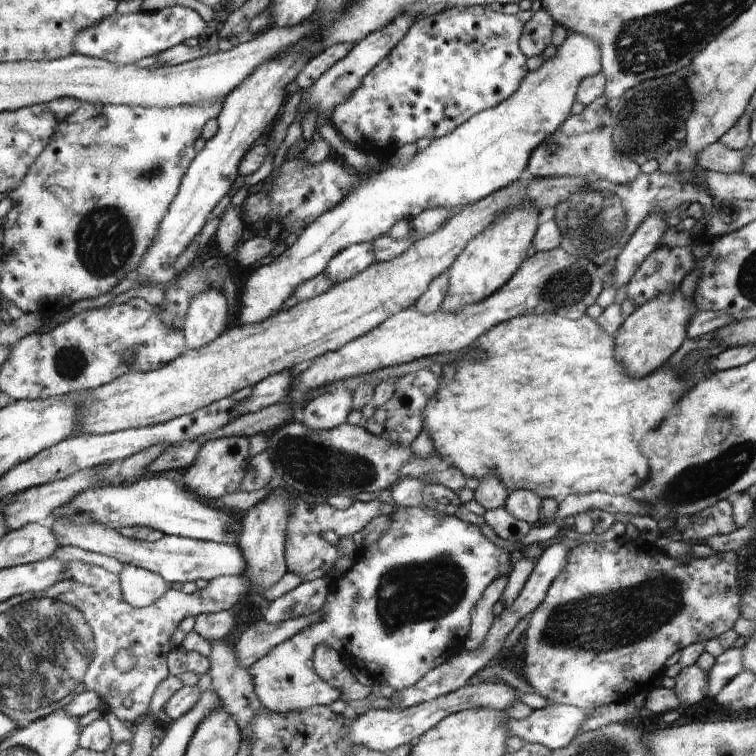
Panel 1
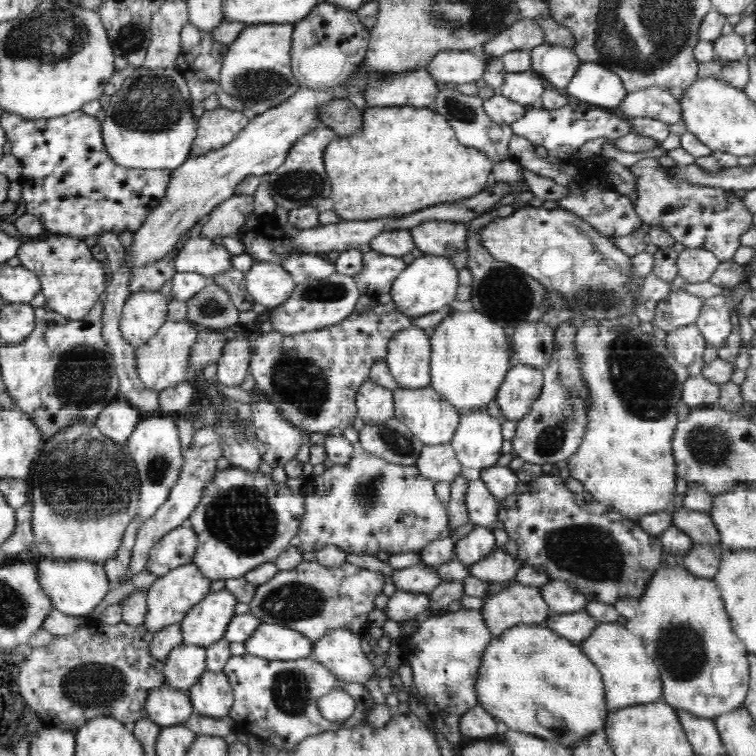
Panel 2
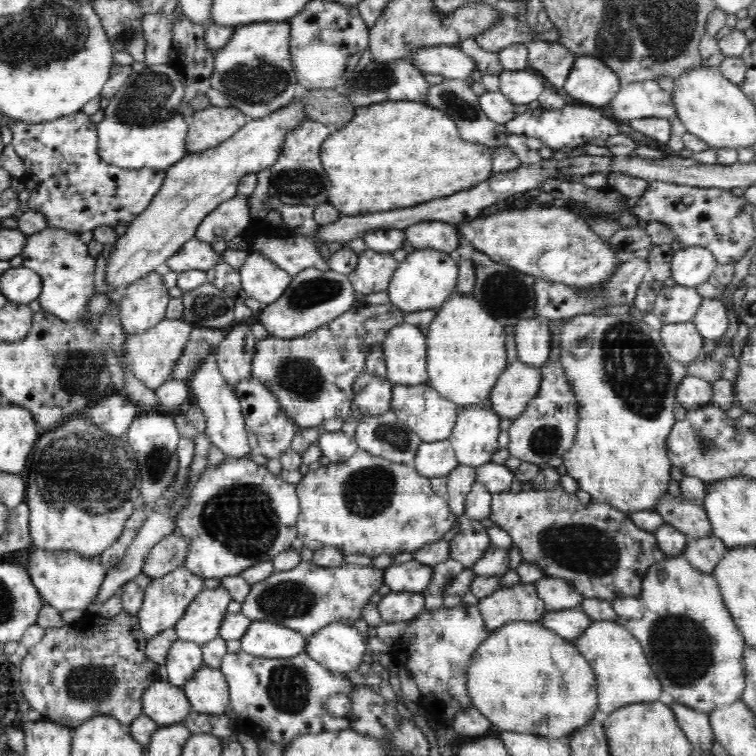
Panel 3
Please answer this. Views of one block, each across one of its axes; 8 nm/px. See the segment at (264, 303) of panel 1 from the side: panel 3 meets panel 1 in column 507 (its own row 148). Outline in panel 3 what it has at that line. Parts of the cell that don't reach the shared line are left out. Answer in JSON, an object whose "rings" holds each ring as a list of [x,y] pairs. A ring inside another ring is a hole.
{"rings":[[[158,64],[145,67],[140,72],[135,72],[127,78],[124,86],[110,99],[108,106],[103,110],[104,116],[97,124],[98,154],[104,161],[119,166],[122,169],[170,169],[170,166],[180,162],[188,152],[186,150],[186,134],[188,124],[184,116],[178,114],[185,94],[185,83],[181,81],[177,70],[170,64]]]}

